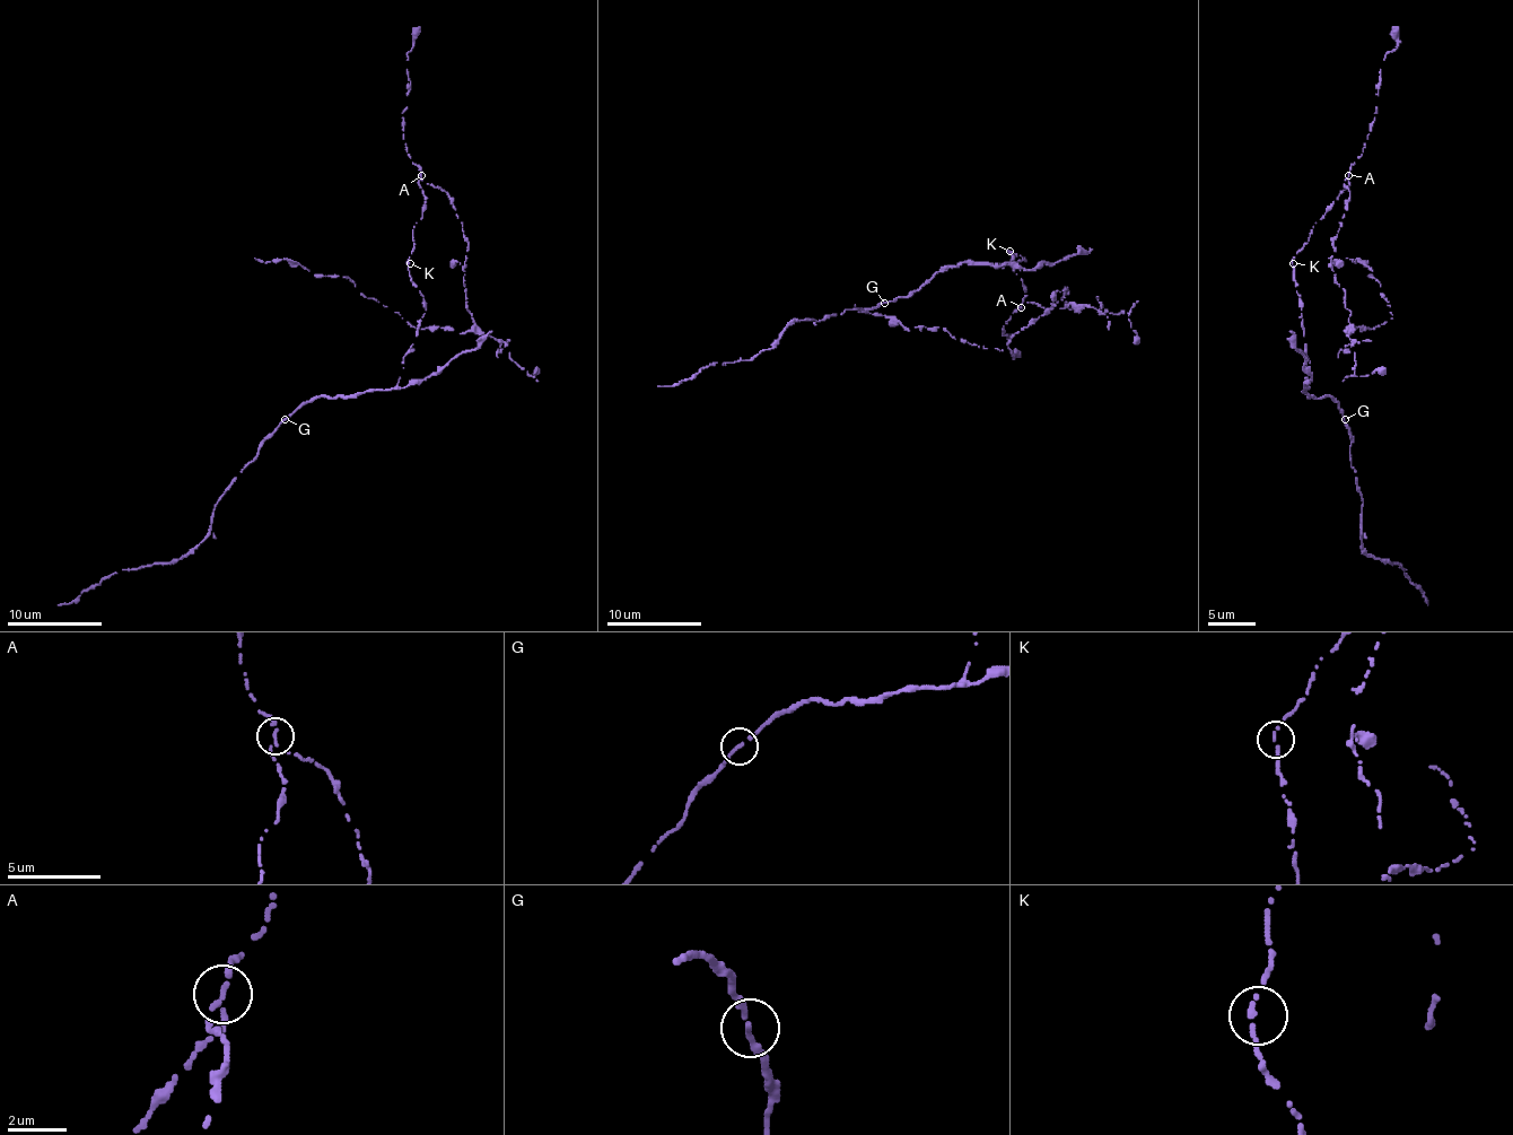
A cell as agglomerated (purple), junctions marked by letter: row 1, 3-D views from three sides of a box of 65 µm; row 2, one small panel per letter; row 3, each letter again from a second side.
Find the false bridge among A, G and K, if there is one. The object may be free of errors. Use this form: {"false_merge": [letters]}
{"false_merge": ["A"]}

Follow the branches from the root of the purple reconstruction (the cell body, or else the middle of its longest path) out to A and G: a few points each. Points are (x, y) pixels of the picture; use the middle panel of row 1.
A: (1007, 251), (1014, 260), (1012, 270), (1022, 279), (1024, 288), (1022, 307)
G: (1007, 251), (1026, 260), (1007, 262), (1003, 268), (984, 262), (949, 265), (916, 291), (884, 303)

